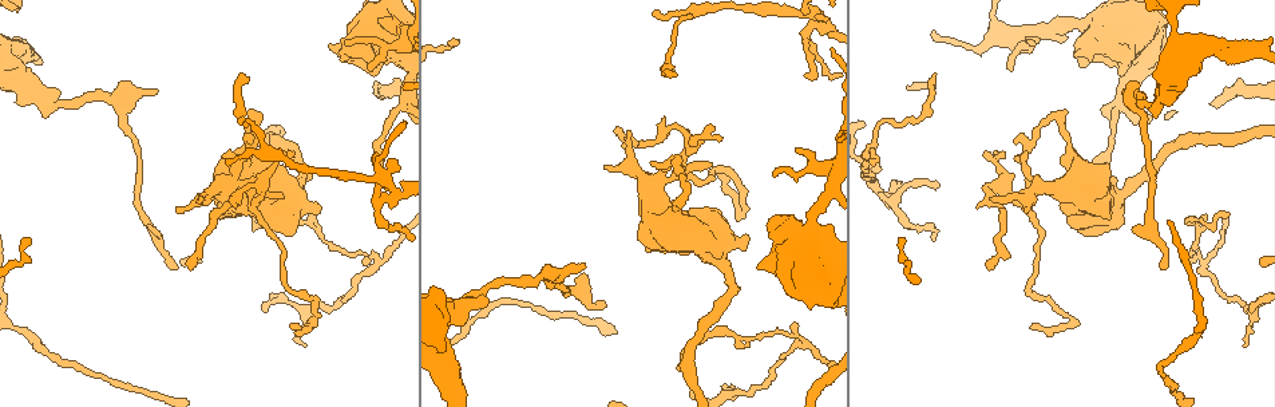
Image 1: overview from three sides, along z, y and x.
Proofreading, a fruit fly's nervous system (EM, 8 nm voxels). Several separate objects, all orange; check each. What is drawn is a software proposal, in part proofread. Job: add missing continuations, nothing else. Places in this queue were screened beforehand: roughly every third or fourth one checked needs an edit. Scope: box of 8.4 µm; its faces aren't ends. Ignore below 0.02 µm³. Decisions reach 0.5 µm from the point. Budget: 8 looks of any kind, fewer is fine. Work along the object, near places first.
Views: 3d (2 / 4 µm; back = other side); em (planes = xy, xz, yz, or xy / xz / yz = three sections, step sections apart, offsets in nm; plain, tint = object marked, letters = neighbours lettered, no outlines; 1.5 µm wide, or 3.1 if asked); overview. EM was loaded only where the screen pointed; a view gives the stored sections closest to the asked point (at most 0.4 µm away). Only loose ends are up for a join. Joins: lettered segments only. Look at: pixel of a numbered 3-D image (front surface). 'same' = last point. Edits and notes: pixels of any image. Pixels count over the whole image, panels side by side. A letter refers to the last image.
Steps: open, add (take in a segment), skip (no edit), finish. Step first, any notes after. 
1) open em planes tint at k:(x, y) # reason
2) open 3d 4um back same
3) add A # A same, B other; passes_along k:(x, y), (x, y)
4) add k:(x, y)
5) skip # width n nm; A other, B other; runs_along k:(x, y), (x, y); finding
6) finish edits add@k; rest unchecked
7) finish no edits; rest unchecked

open em planes letters at 1:(382, 161) # thin end

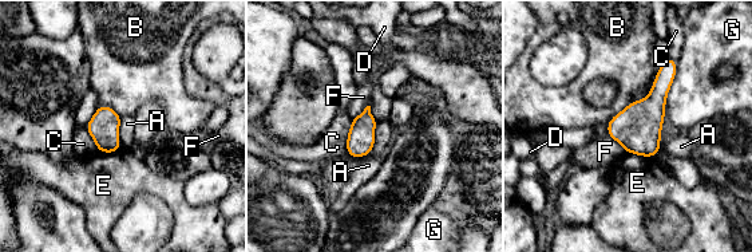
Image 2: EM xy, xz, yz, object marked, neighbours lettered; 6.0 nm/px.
skip # A other, B other, C other, D other, E other, F other, G other; border 2:(378, 122), (373, 149), (359, 158); no lettered segment goes on from it

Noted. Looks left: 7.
open em planes letters at 1:(347, 46)

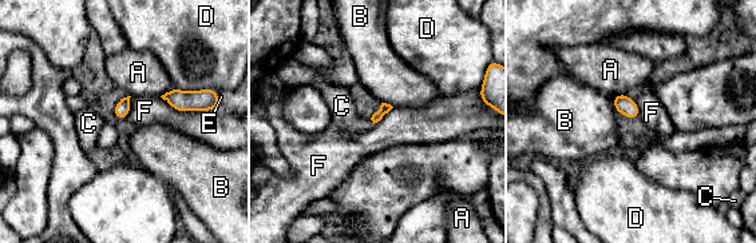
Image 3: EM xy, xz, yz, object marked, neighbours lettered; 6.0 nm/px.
add C # A other, B other, C same, D other, E other, F other; passes_along 3:(384, 108), (372, 120), (341, 106); it goes on there

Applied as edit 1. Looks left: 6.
open em planes plain at 1:(585, 265) # an open end

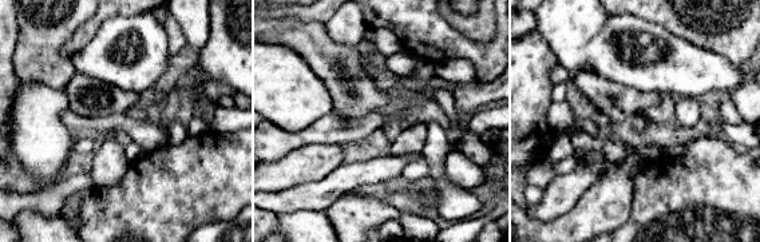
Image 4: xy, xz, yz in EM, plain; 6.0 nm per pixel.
open em planes letters same

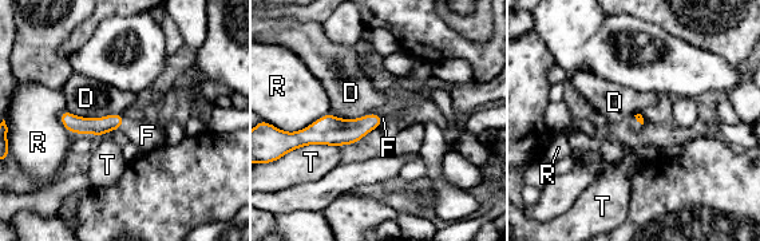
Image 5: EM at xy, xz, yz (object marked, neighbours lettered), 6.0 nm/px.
add F # D other, F same, R other, T other; passes_along 5:(99, 126), (121, 123), (147, 135); it goes on there

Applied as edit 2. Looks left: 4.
finish edits add@3, add@5; rest unchecked

